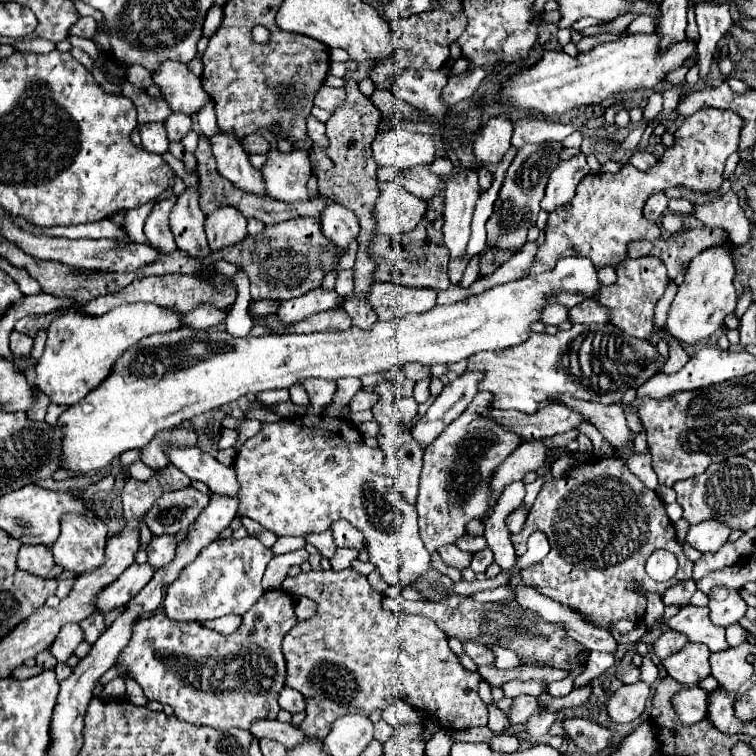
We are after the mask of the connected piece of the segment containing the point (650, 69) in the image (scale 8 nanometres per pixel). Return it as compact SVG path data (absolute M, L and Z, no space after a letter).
M640 33L622 37L612 43L602 43L590 53L578 57L570 57L562 51L548 51L534 67L524 69L502 83L504 99L512 101L516 107L554 117L576 107L598 105L616 93L654 89L666 73L682 67L684 59L698 53L694 41L680 41L674 43L664 55L658 55L658 41L658 33Z

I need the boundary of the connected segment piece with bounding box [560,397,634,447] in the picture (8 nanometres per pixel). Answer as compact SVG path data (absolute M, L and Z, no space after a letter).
M560 397L560 403L568 405L568 409L576 409L576 413L582 417L588 417L588 423L594 425L614 447L624 447L626 441L634 435L628 429L624 411L618 403L600 405L592 401L576 401L576 397Z

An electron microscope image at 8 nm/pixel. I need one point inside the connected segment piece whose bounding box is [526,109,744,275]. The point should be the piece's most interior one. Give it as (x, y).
(605, 215)

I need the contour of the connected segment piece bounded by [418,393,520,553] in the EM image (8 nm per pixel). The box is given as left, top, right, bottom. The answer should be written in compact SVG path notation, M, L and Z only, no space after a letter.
M478 393L468 409L424 449L418 489L418 527L430 553L462 537L466 533L464 525L470 519L484 517L490 499L490 477L496 465L500 465L512 453L512 449L520 445L520 437L480 415L480 411L490 411L490 401L492 397L488 393Z

